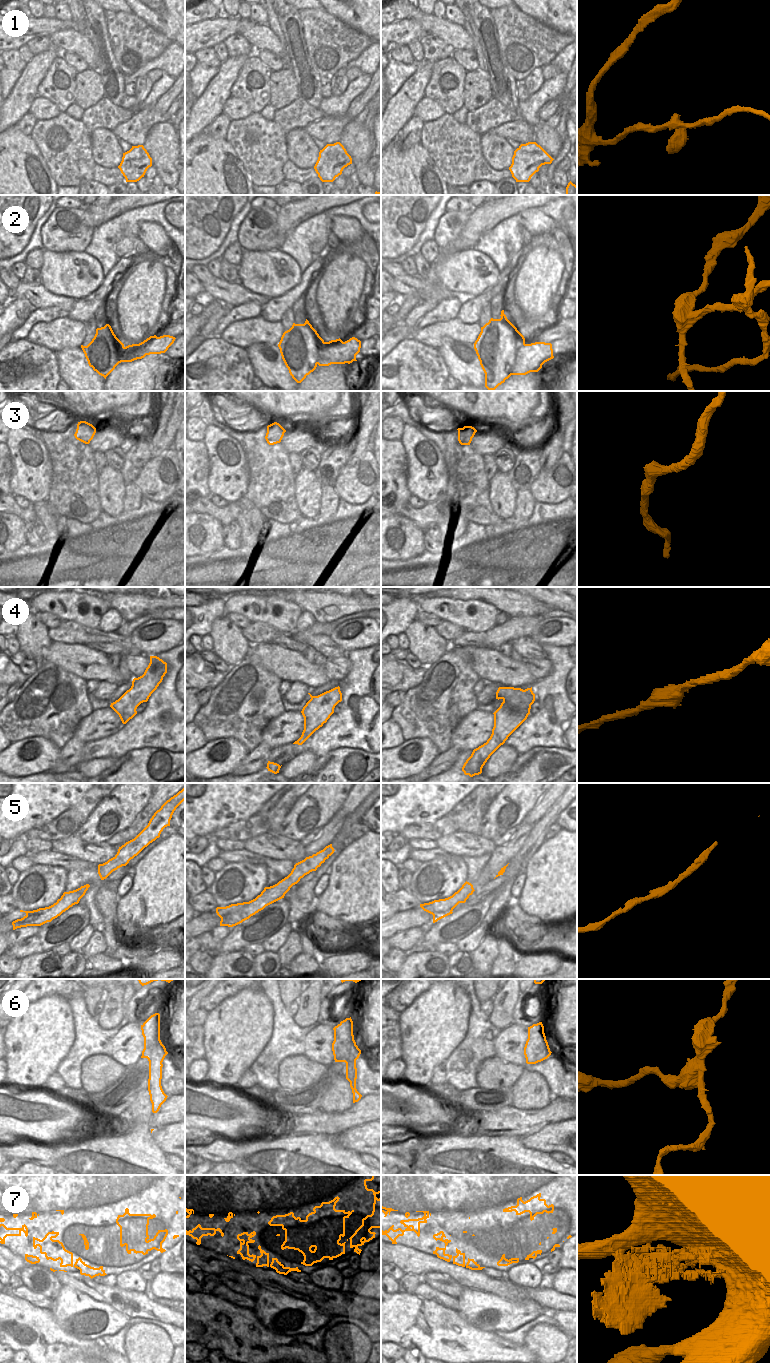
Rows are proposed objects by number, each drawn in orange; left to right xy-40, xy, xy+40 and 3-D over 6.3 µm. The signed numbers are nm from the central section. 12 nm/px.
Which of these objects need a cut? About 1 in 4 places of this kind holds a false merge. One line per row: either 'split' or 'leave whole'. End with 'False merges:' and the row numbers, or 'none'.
1: leave whole
2: split
3: leave whole
4: leave whole
5: leave whole
6: split
7: leave whole
False merges: 2, 6

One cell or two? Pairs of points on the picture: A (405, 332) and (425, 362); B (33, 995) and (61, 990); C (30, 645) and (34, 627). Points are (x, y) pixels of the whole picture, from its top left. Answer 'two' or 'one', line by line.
A: two
B: one
C: one

